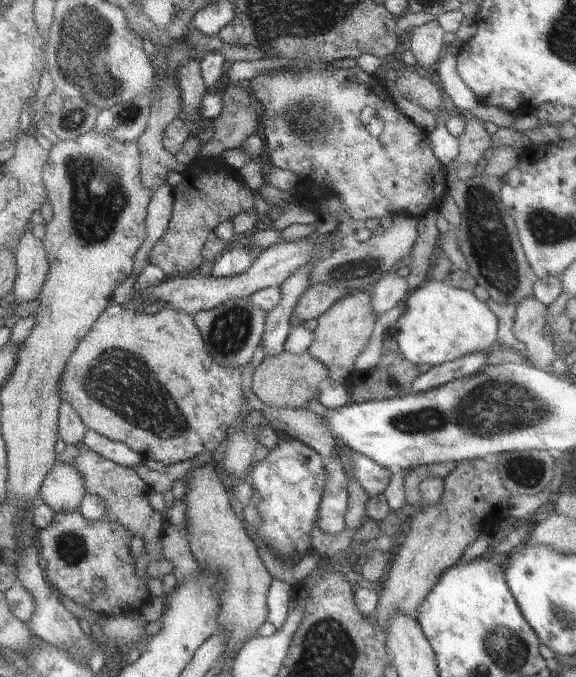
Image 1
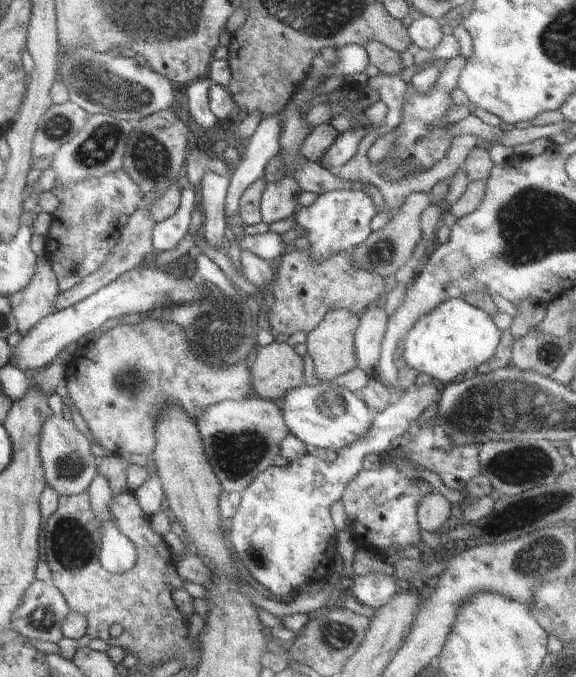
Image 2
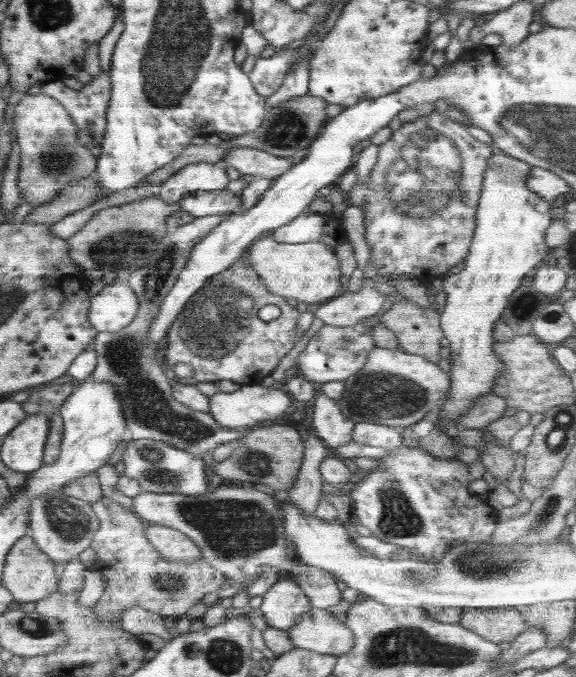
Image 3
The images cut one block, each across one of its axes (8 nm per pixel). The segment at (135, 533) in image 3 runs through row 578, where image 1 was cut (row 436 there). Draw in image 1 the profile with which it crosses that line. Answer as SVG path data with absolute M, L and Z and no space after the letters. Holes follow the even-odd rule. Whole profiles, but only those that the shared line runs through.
M111 302L70 355L59 391L88 429L124 442L144 461L158 460L169 466L188 462L202 452L214 452L226 440L228 428L240 423L246 412L241 373L241 369L220 366L210 358L192 314L172 307L144 310Z

